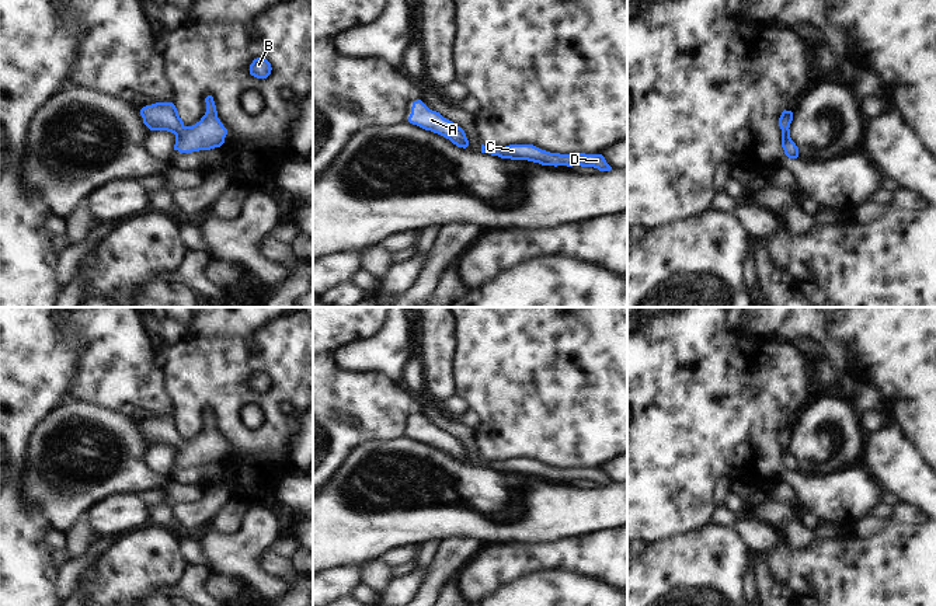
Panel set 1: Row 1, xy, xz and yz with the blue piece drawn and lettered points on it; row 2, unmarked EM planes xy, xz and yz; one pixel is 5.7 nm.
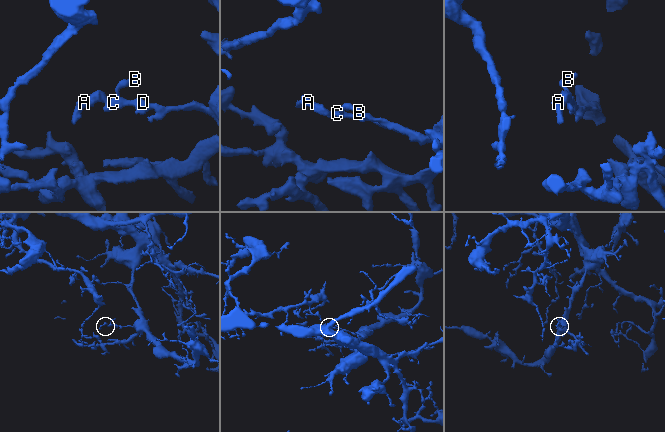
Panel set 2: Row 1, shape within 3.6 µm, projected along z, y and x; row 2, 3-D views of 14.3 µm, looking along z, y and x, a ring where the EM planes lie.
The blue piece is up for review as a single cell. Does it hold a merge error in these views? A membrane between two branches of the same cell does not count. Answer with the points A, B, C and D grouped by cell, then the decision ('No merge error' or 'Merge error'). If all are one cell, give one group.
Groups: A B C D. No merge error.

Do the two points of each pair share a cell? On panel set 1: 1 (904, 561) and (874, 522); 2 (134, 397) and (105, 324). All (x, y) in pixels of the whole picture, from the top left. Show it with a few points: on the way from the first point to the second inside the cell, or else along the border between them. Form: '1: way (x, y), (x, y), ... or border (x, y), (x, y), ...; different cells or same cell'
1: border (888, 521), (877, 533), (858, 536), (851, 530); different cells
2: way (131, 379), (121, 369), (118, 342); same cell

